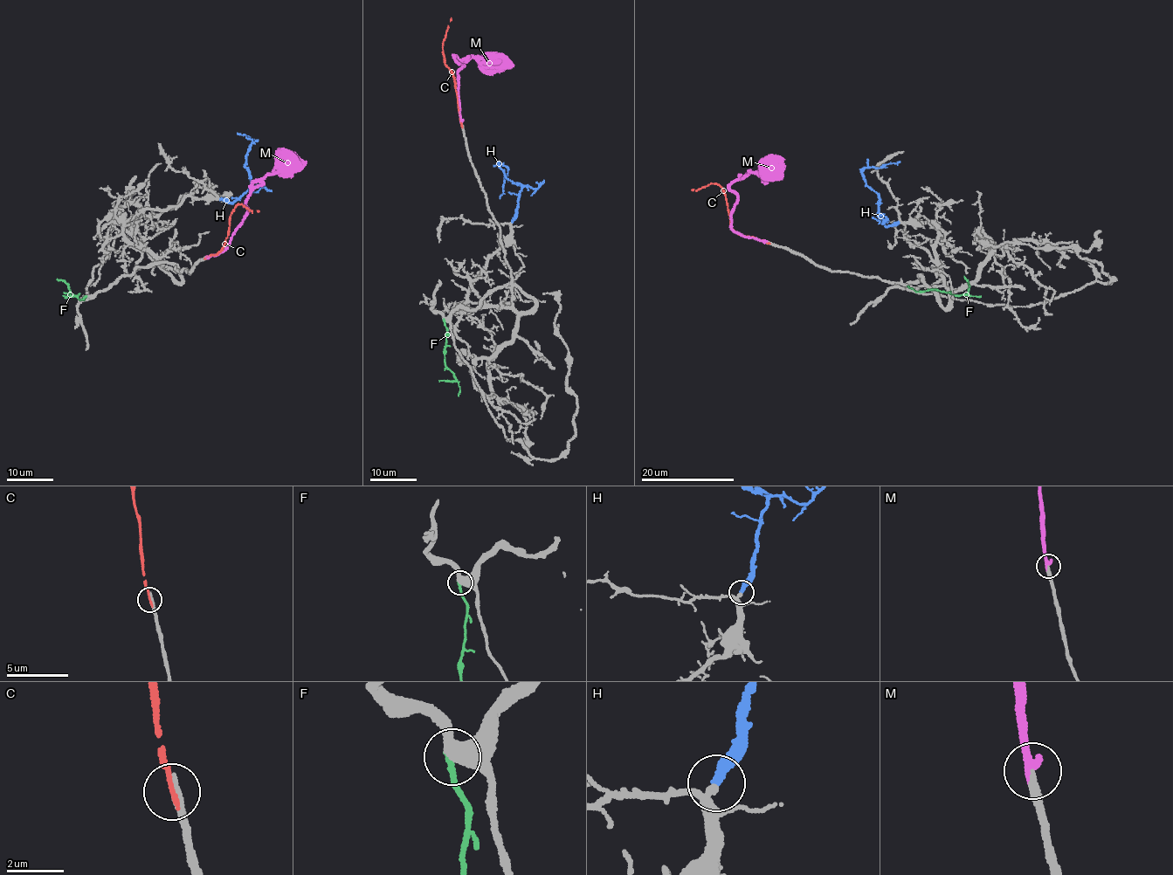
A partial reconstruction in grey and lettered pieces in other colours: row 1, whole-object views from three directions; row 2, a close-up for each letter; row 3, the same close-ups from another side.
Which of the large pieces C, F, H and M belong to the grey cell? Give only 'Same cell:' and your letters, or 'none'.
Same cell: H, M

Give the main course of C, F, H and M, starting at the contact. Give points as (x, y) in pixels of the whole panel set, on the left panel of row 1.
C: (204, 258), (217, 254), (223, 247), (231, 214), (236, 205), (240, 203), (252, 212), (259, 210)
F: (86, 297), (82, 299), (74, 296), (65, 296), (68, 294), (67, 285), (57, 279)
H: (220, 199), (231, 203), (249, 188), (250, 172), (245, 163), (251, 143), (257, 141), (237, 133)
M: (207, 258), (228, 246), (247, 211), (244, 203), (251, 190), (267, 174), (299, 169), (306, 161)

